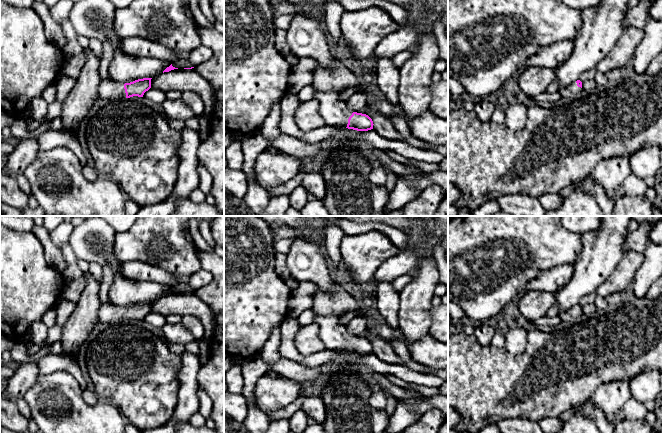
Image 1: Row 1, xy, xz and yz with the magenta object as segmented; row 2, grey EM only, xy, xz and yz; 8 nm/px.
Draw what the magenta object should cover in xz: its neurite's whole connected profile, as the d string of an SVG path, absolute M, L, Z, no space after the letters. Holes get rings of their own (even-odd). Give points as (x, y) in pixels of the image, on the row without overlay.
M314 315L314 322L318 324L318 335L326 349L346 351L357 355L373 353L372 343L362 337L352 336L341 325L337 316Z

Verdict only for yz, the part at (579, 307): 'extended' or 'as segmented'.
extended

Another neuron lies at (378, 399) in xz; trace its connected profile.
M375 390L372 392L369 398L369 405L377 409L383 409L388 405L389 396L386 395L382 390Z

